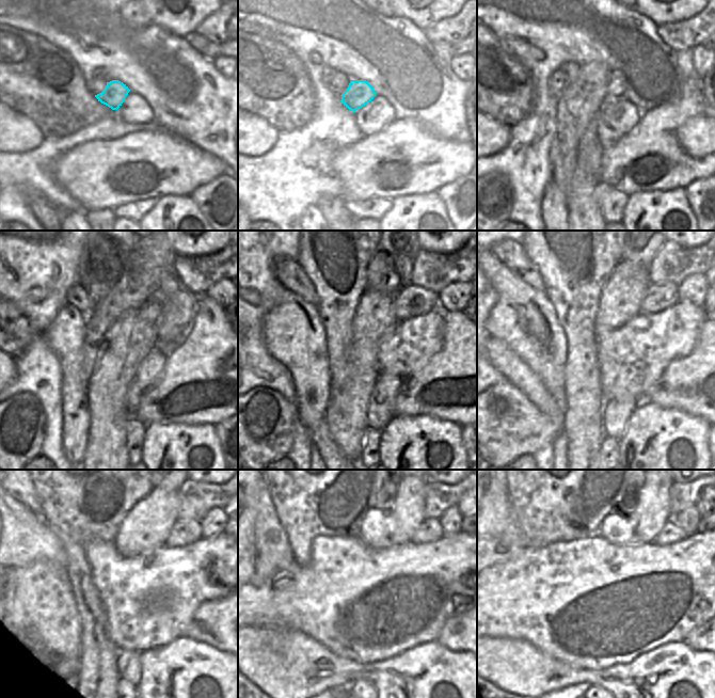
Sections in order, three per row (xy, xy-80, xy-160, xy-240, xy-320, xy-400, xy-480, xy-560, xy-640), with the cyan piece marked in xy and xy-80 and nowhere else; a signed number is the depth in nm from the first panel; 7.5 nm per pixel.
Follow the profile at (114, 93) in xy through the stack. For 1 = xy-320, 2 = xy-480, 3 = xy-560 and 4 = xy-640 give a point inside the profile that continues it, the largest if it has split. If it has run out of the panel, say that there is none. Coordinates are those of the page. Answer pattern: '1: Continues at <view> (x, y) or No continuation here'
1: Continues at xy-320 (413, 300)
2: Continues at xy-480 (184, 533)
3: Continues at xy-560 (429, 530)
4: Continues at xy-640 (671, 533)

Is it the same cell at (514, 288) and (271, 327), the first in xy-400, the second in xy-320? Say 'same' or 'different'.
same

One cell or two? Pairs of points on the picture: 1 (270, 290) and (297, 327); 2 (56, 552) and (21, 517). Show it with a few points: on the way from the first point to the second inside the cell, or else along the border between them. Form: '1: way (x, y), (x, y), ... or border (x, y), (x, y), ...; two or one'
1: border (283, 288), (280, 298), (265, 316), (264, 320); two
2: way (47, 543), (29, 525); one

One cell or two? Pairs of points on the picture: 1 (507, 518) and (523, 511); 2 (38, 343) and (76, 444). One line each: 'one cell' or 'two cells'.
1: two cells
2: two cells

